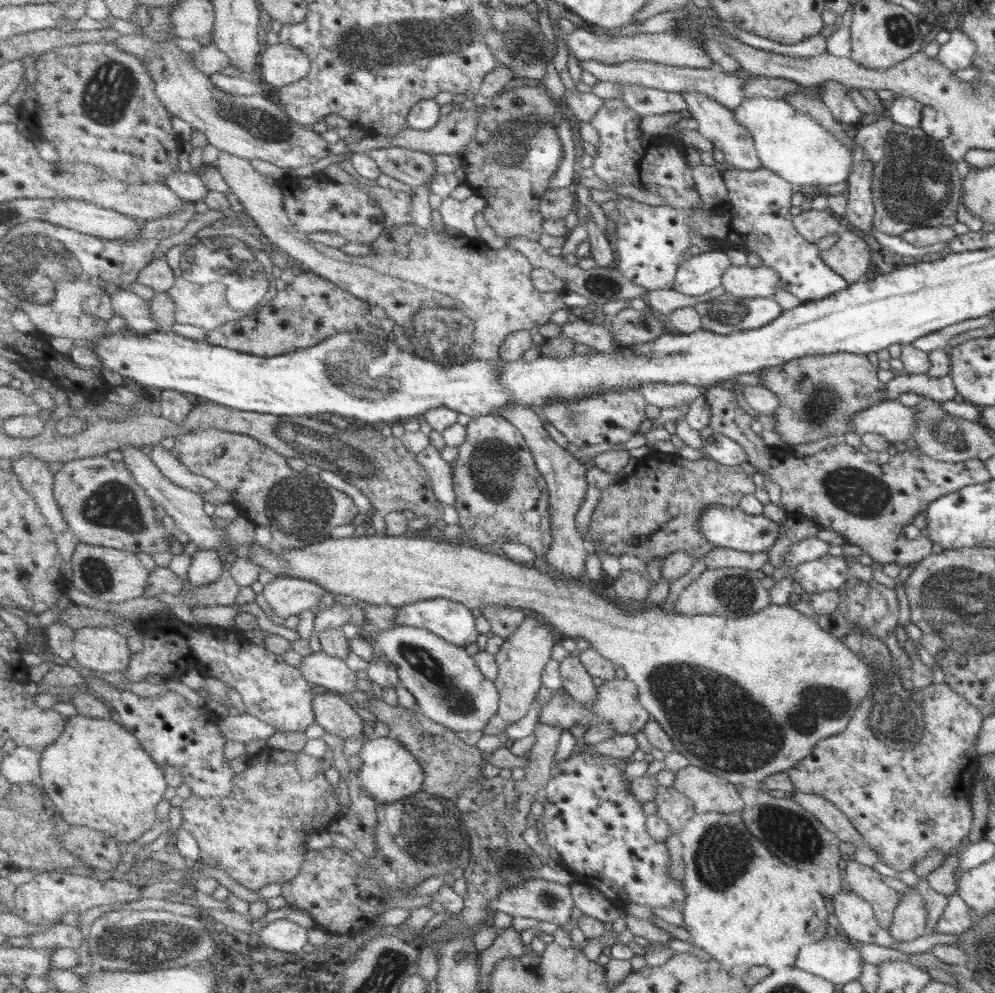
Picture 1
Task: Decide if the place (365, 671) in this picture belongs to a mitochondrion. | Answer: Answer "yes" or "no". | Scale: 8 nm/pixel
no

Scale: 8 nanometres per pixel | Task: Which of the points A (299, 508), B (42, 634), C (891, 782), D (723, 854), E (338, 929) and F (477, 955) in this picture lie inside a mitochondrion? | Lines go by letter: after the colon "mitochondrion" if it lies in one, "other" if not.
A: mitochondrion
B: other
C: other
D: mitochondrion
E: other
F: other

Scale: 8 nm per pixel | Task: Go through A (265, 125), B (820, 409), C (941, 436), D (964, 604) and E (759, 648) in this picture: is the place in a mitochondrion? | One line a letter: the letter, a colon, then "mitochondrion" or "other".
A: mitochondrion
B: mitochondrion
C: mitochondrion
D: mitochondrion
E: other

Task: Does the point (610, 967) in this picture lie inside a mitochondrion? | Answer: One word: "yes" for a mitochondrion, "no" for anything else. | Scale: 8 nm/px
no

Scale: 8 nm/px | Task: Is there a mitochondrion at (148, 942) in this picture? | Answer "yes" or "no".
yes

